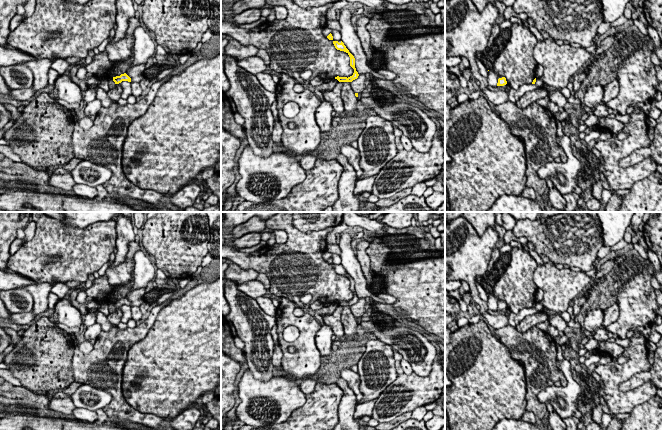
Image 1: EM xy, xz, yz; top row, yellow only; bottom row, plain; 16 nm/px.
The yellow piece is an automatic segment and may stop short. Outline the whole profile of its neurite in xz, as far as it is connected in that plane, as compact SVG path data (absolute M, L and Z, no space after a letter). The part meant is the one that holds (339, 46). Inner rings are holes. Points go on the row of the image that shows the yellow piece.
M333 41L333 44L335 46L335 48L337 50L340 50L340 51L344 51L346 52L349 57L350 57L350 66L354 69L354 73L352 76L350 77L335 77L335 79L337 79L339 82L352 82L353 80L357 79L359 74L358 72L356 71L356 68L355 68L355 58L354 56L349 52L349 50L346 48L346 46L344 45L344 43L341 41L340 43L338 41Z

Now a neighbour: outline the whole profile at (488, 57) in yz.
M501 29L499 35L495 38L490 48L483 52L480 61L485 65L487 70L493 69L495 59L503 52L510 40L511 29Z

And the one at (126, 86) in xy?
M122 81L120 83L121 87L122 87L122 95L121 98L122 99L127 99L131 94L131 82L128 81Z

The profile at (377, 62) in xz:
M374 48L374 54L373 54L373 58L371 61L371 69L377 71L379 69L385 69L384 67L384 60L382 57L382 54L380 54L379 52L377 52Z

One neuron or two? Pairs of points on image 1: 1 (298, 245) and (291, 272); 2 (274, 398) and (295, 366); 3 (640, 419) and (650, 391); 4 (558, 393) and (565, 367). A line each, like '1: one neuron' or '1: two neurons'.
1: one neuron
2: two neurons
3: two neurons
4: one neuron

